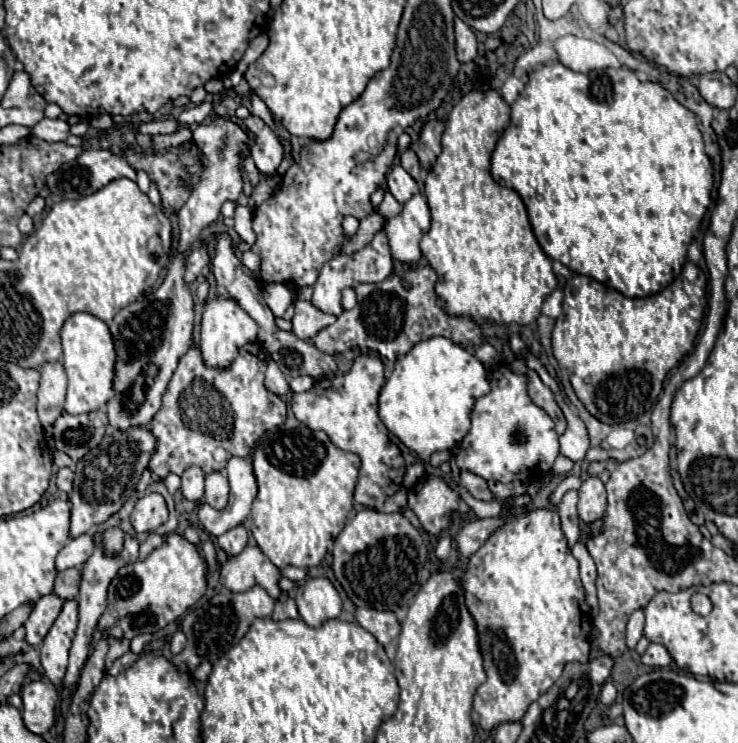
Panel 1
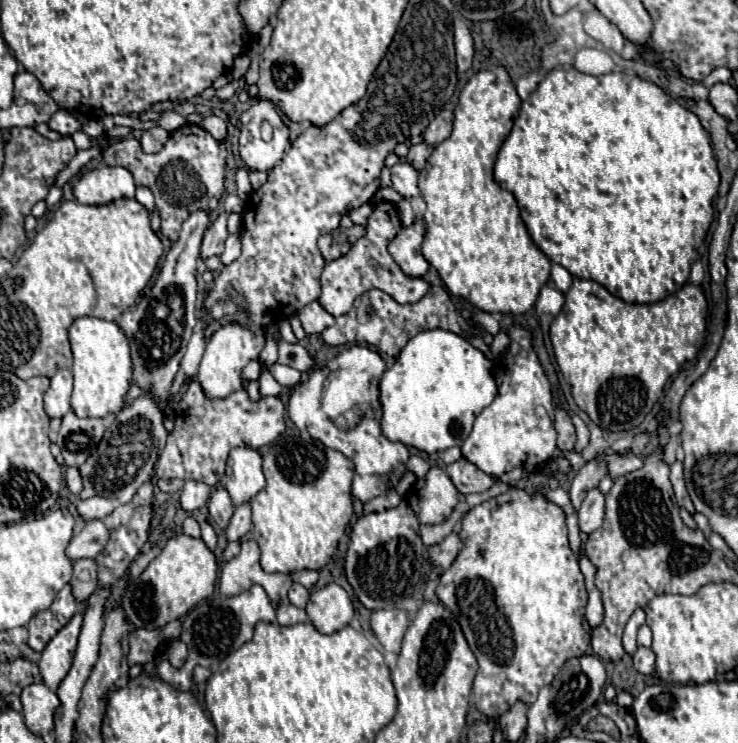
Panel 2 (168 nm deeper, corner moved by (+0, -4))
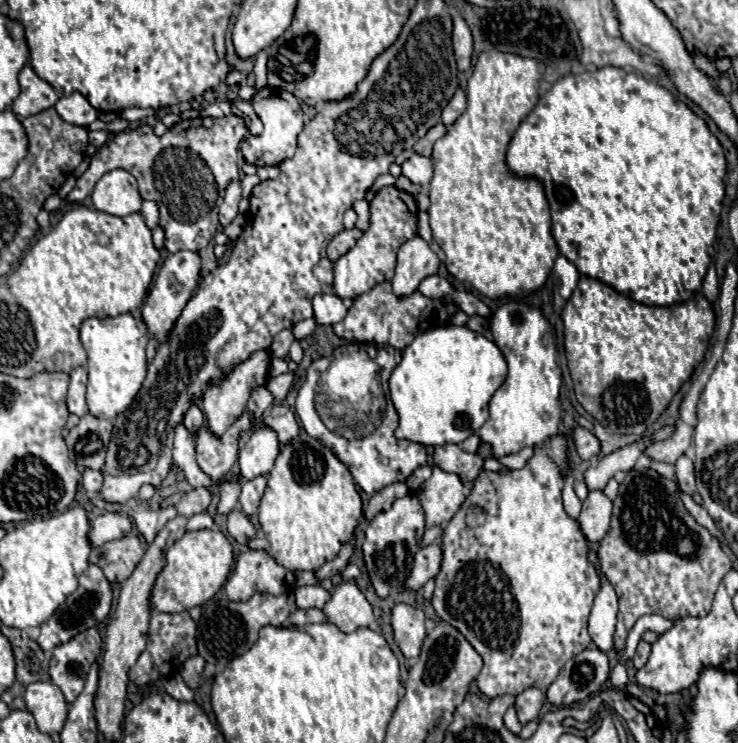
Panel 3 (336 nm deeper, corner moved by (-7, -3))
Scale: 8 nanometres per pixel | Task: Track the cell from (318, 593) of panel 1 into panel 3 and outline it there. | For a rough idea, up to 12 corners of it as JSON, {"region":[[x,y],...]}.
{"region":[[352,581],[334,587],[324,613],[344,633],[376,621]]}

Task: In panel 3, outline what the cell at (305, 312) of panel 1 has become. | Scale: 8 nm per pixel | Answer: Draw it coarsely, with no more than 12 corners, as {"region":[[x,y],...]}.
{"region":[[334,293],[314,297],[320,325],[342,321],[344,301]]}

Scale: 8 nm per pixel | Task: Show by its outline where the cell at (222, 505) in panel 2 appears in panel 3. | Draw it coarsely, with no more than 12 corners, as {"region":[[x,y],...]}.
{"region":[[240,509],[228,513],[228,533],[240,545],[256,535]]}

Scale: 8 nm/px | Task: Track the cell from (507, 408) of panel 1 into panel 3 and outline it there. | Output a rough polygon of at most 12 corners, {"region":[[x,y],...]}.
{"region":[[508,299],[488,329],[508,361],[478,435],[542,445],[562,413],[552,327]]}

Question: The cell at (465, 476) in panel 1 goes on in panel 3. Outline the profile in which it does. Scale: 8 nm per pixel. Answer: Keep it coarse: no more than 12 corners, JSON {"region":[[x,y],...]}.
{"region":[[458,445],[436,447],[434,463],[462,481],[474,481],[482,457]]}

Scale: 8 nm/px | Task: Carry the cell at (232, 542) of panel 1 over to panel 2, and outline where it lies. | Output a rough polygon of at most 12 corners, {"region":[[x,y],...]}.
{"region":[[251,504],[235,508],[225,536],[237,542],[251,528]]}

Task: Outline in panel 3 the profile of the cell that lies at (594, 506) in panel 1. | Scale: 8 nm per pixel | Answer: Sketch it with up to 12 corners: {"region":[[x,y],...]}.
{"region":[[590,491],[578,517],[582,533],[598,543],[608,533],[612,501]]}

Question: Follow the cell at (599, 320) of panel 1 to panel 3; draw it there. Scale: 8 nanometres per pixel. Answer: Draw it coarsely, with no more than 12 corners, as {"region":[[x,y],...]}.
{"region":[[592,277],[566,301],[578,403],[642,435],[704,359],[704,295],[648,307]]}

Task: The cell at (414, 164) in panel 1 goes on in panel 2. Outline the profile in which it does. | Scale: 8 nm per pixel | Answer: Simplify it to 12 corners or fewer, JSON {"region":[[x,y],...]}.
{"region":[[425,142],[409,146],[407,162],[421,170],[431,150]]}

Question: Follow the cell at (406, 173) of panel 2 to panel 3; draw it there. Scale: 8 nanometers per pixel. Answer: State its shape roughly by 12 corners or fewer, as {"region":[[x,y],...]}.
{"region":[[412,151],[402,175],[426,187],[432,179],[430,157]]}

